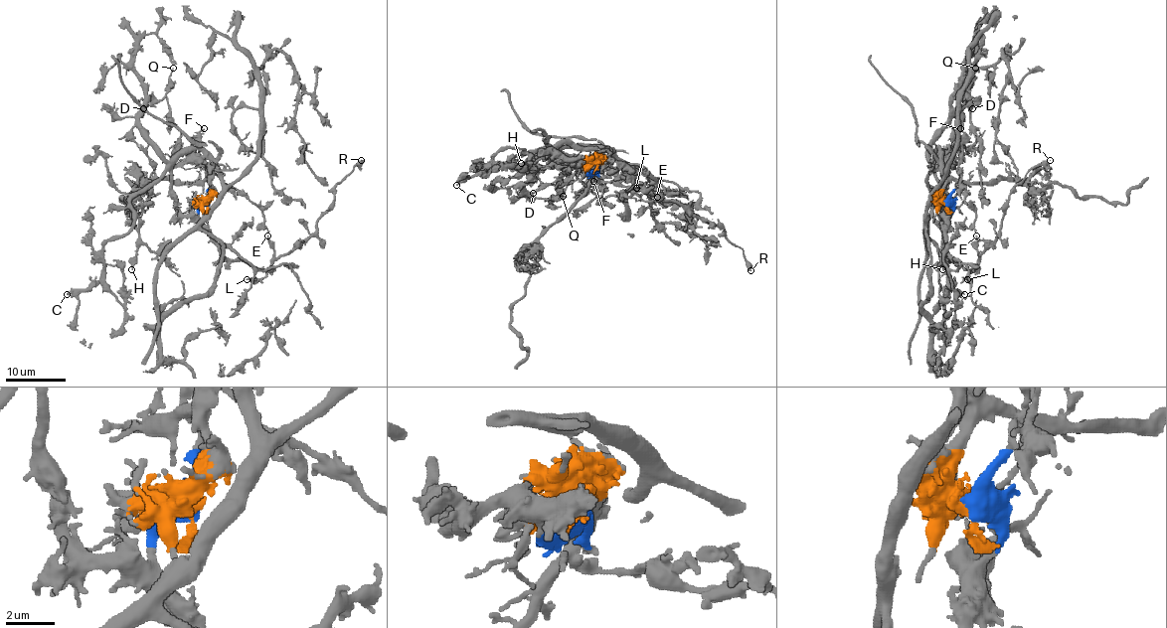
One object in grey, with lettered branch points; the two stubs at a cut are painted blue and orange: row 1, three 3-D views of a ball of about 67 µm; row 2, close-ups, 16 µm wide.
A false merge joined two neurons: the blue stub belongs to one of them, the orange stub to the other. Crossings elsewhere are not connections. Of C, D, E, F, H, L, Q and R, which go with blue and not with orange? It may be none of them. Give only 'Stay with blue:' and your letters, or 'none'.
Stay with blue: C, D, E, F, H, L, Q, R

